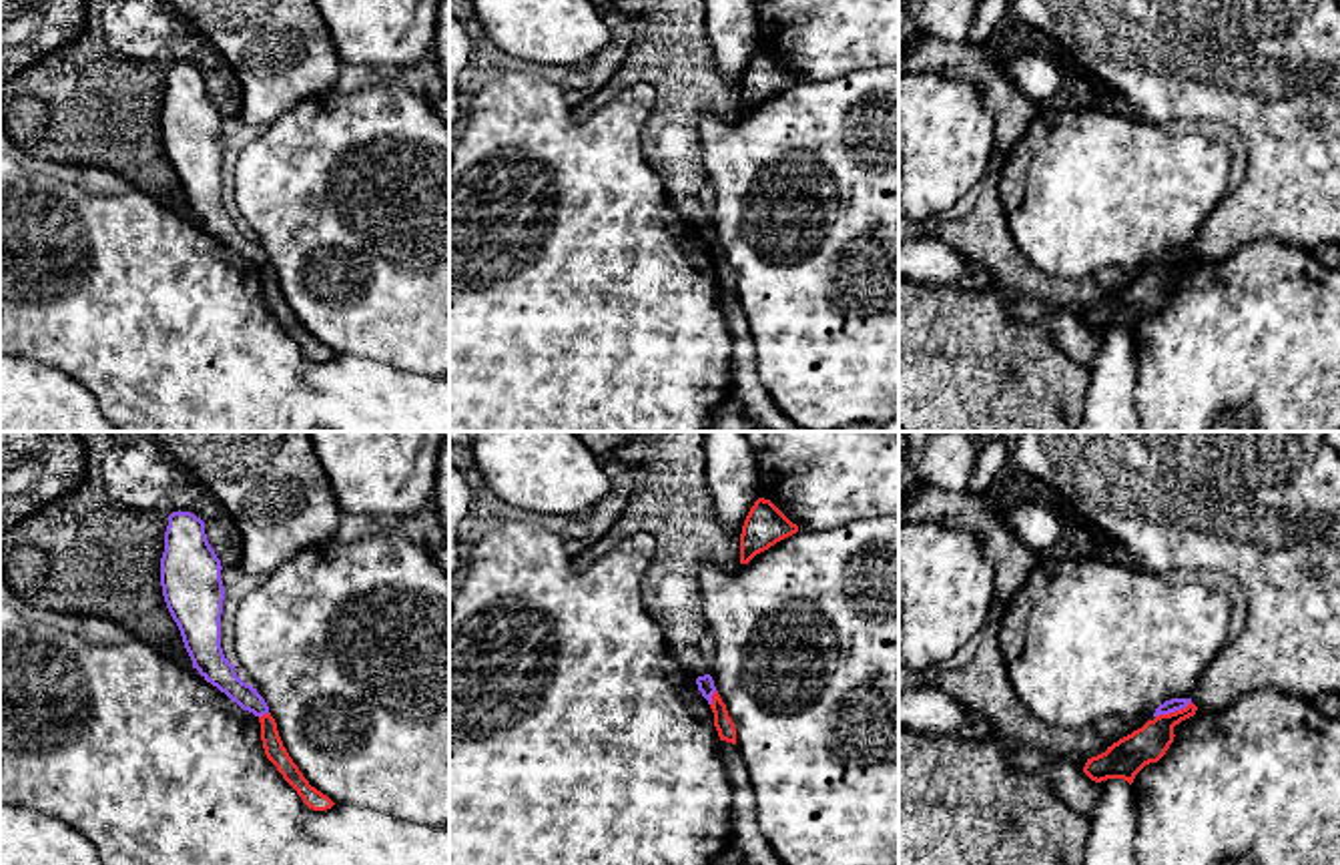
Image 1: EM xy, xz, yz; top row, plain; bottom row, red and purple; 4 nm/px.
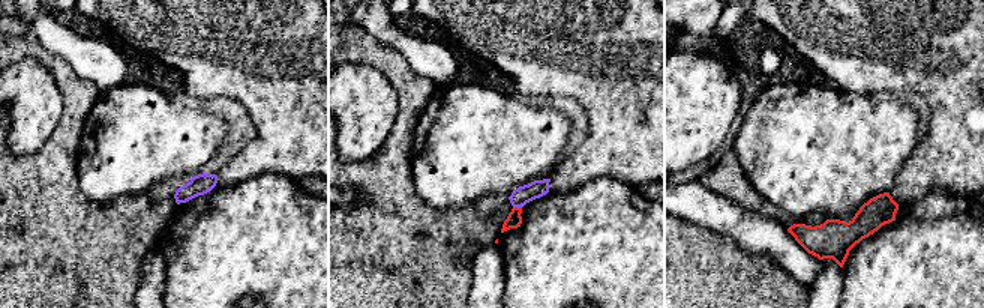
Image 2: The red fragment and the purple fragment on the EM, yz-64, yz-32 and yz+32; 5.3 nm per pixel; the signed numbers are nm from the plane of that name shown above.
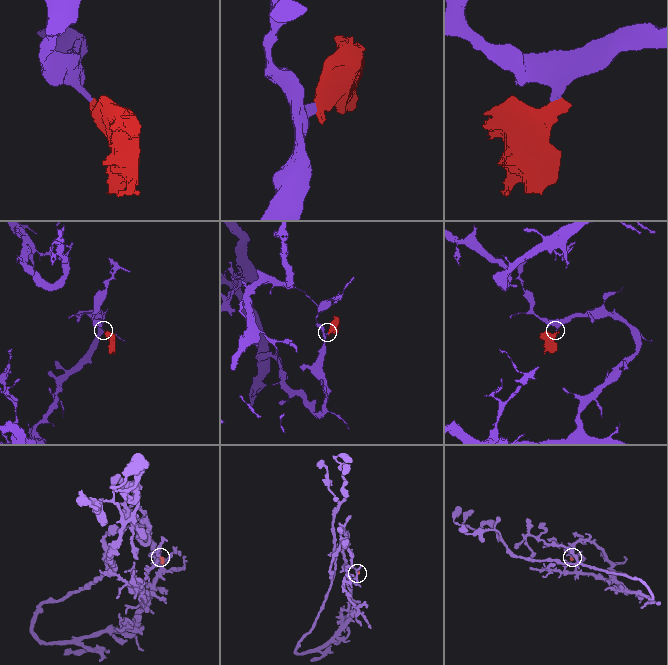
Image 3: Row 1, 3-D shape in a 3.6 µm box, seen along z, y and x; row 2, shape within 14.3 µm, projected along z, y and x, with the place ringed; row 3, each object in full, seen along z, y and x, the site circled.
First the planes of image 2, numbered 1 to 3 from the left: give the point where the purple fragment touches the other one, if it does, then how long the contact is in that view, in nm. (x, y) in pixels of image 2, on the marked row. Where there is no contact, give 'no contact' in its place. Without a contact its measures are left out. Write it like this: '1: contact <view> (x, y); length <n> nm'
1: no contact
2: contact yz-32 (518, 208); length 60 nm
3: no contact

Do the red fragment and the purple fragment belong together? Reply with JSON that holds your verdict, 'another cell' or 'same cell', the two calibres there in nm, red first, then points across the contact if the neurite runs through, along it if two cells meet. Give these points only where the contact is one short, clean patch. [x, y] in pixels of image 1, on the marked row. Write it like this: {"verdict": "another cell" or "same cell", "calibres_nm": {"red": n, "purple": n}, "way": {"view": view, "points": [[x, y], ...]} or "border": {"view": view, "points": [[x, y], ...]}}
{"verdict": "another cell", "calibres_nm": {"red": 150, "purple": 50}, "border": {"view": "yz", "points": [[1190, 701], [1156, 717]]}}

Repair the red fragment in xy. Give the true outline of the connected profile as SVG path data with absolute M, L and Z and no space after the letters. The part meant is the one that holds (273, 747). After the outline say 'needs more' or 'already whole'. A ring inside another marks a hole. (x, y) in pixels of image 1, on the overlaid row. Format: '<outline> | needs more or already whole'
M271 712L259 716L259 723L261 723L261 741L267 759L277 767L283 779L297 791L303 803L313 811L331 809L335 803L327 795L311 787L309 781L299 771L299 767L289 757Z | already whole

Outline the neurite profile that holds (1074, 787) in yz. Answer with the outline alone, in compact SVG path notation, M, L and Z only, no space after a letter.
M1015 747L1005 755L1005 761L1013 771L1045 775L1057 797L1091 821L1099 803L1099 787L1069 761L1051 757L1037 747Z

